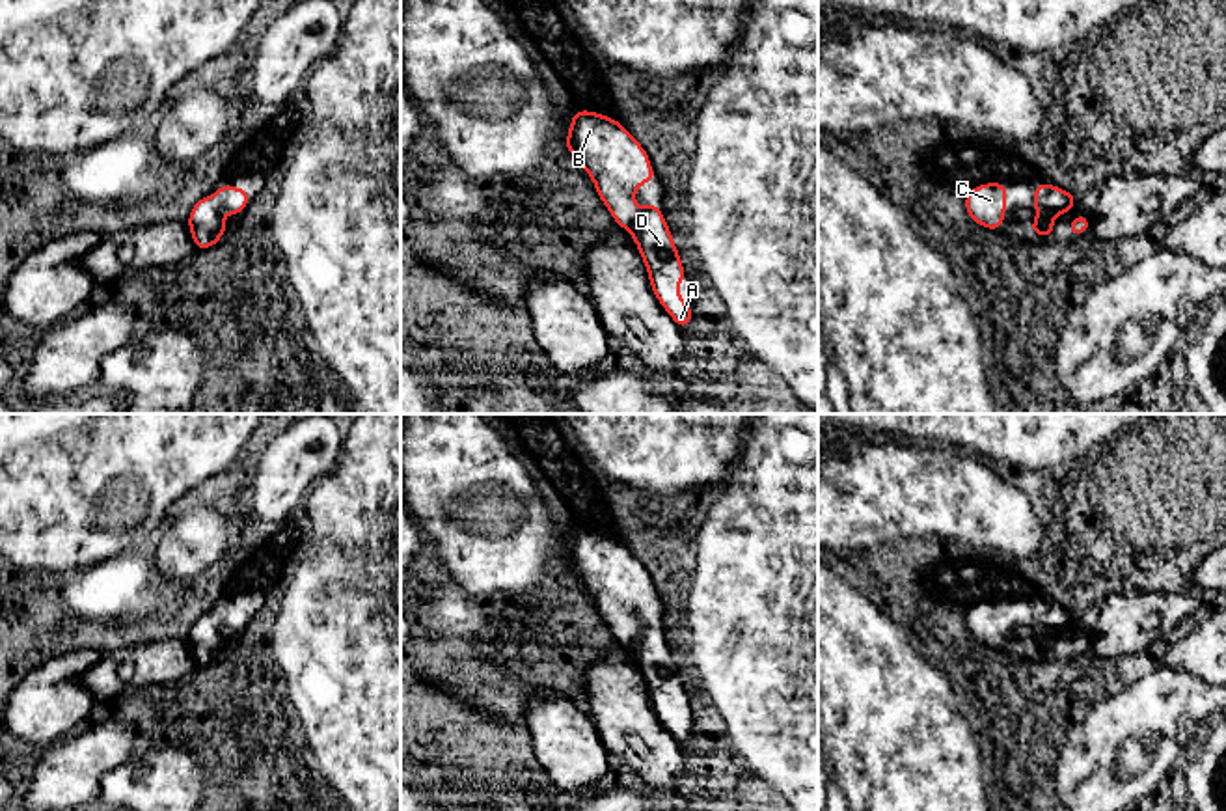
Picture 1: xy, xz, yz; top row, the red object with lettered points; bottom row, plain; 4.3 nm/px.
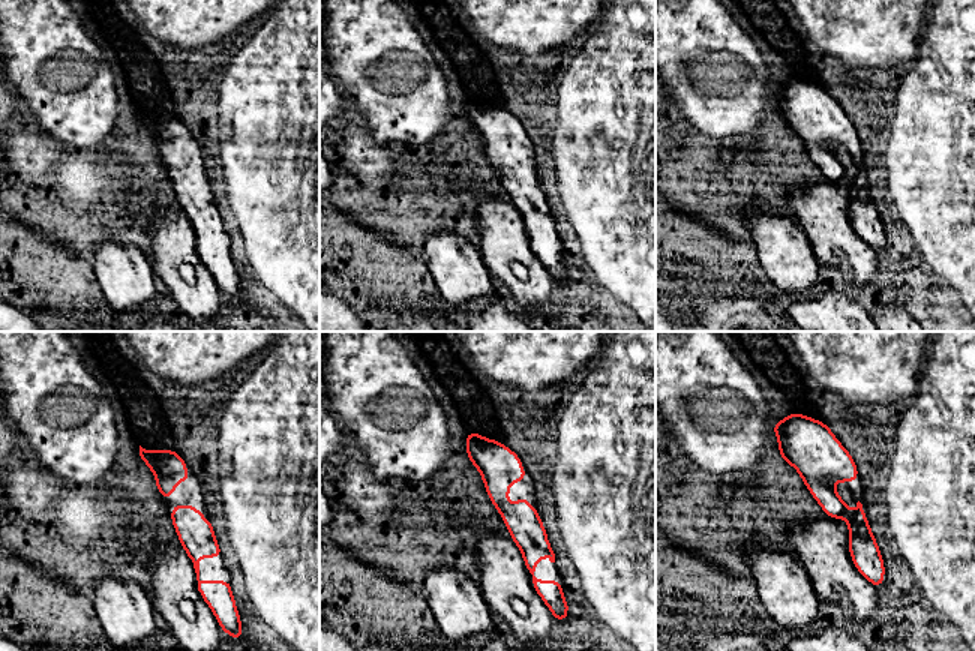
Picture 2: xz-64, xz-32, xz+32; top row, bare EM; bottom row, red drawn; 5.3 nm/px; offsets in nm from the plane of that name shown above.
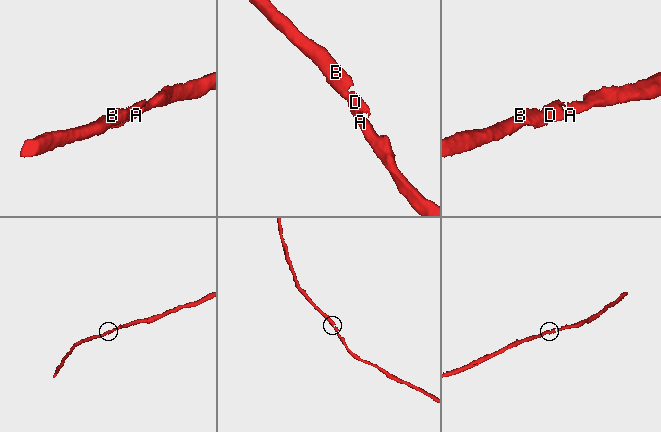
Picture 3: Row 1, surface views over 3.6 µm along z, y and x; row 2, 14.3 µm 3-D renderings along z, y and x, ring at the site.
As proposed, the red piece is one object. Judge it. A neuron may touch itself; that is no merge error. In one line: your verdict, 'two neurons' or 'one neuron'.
one neuron

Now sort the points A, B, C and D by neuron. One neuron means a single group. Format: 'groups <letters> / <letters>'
groups A B C D

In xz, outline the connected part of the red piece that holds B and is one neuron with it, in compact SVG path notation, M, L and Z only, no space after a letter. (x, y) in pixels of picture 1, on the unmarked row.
M574 528L568 557L561 559L561 565L566 565L579 578L613 638L630 649L647 682L658 720L680 748L688 748L693 723L684 722L684 712L673 707L678 699L688 699L688 694L671 647L658 621L645 623L641 630L635 626L635 606L658 597L643 563L632 556L619 537Z

